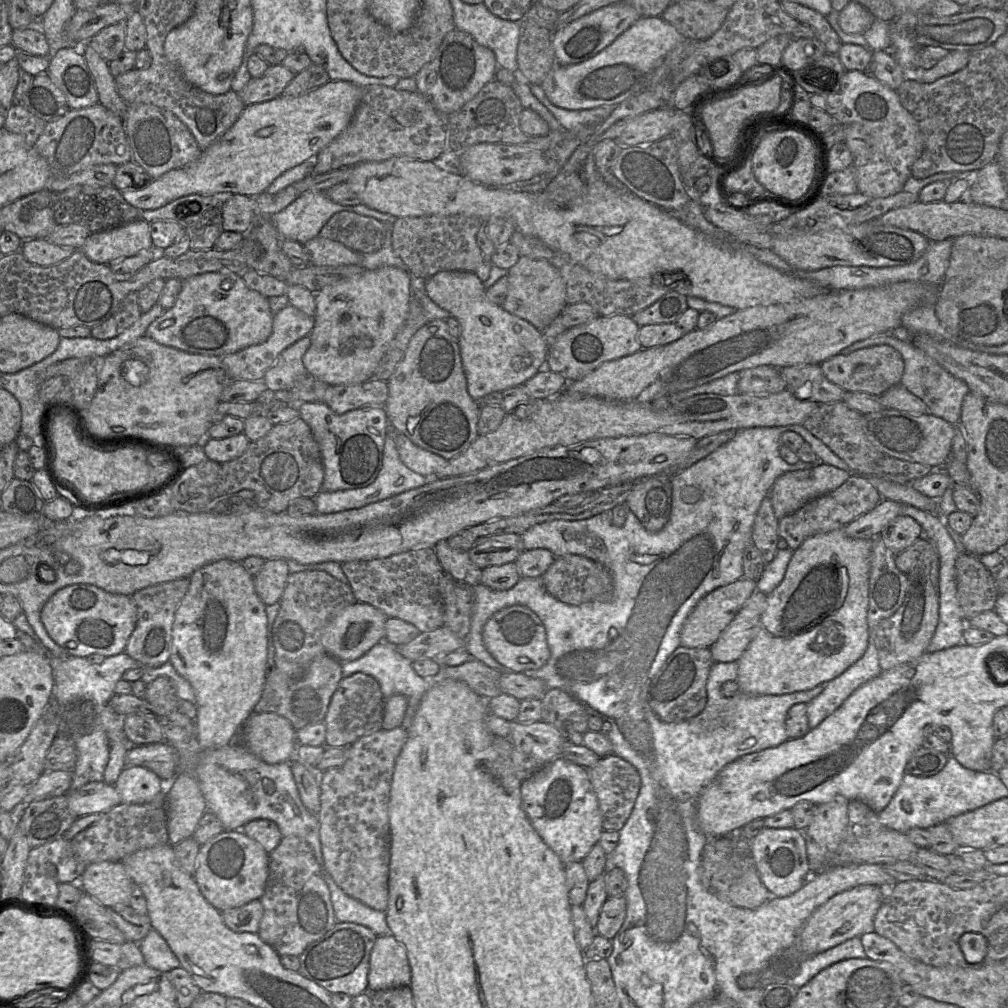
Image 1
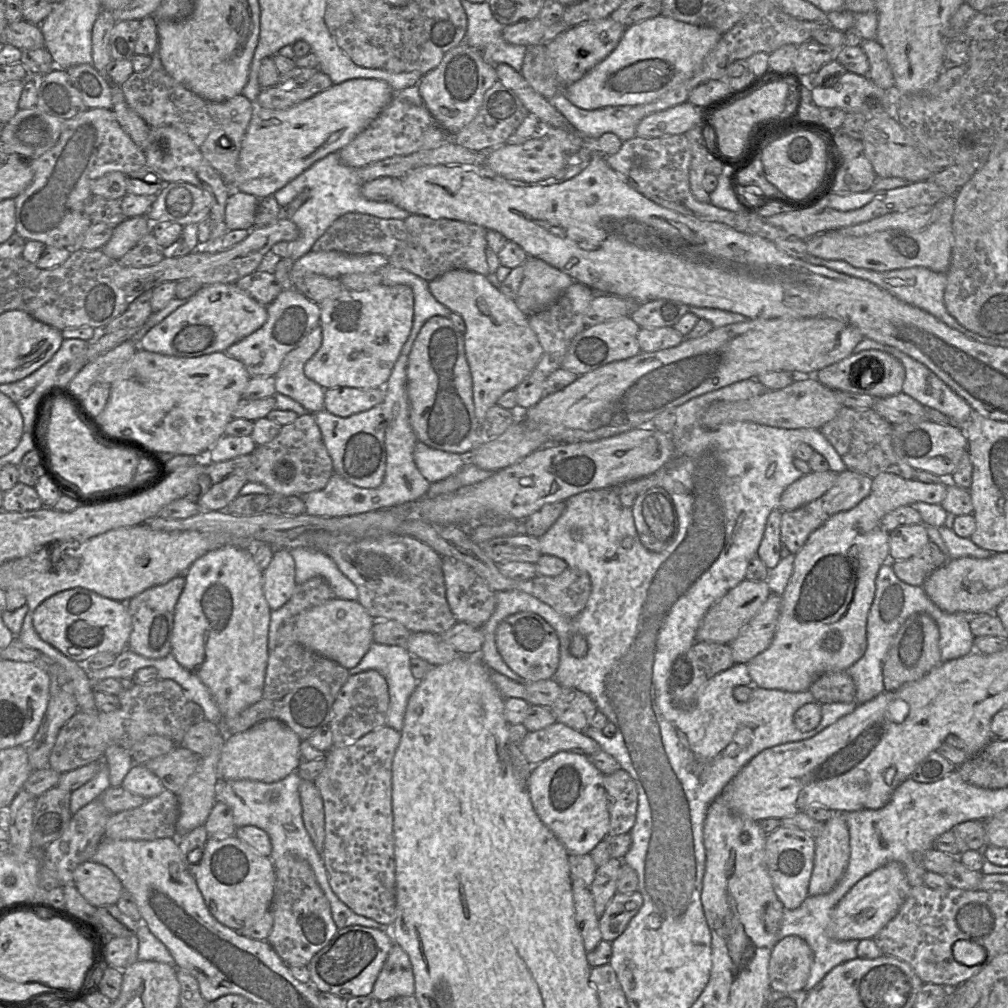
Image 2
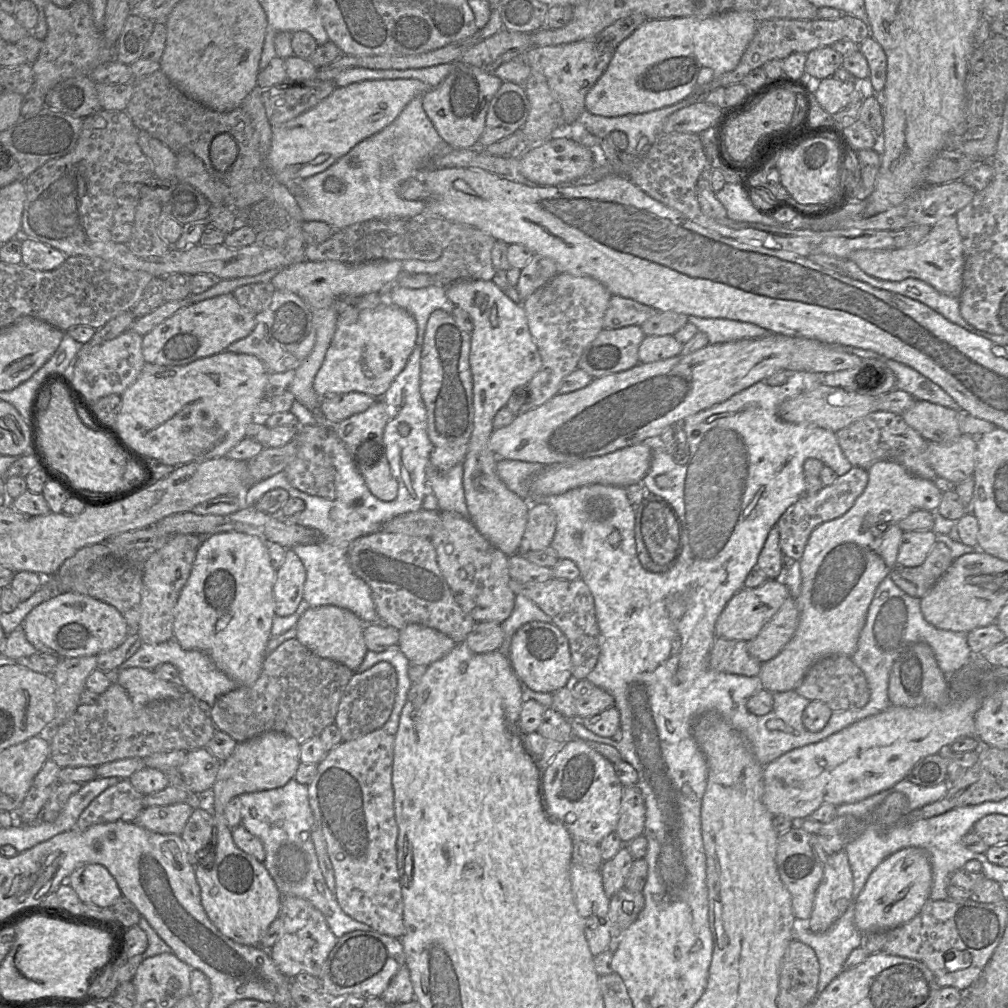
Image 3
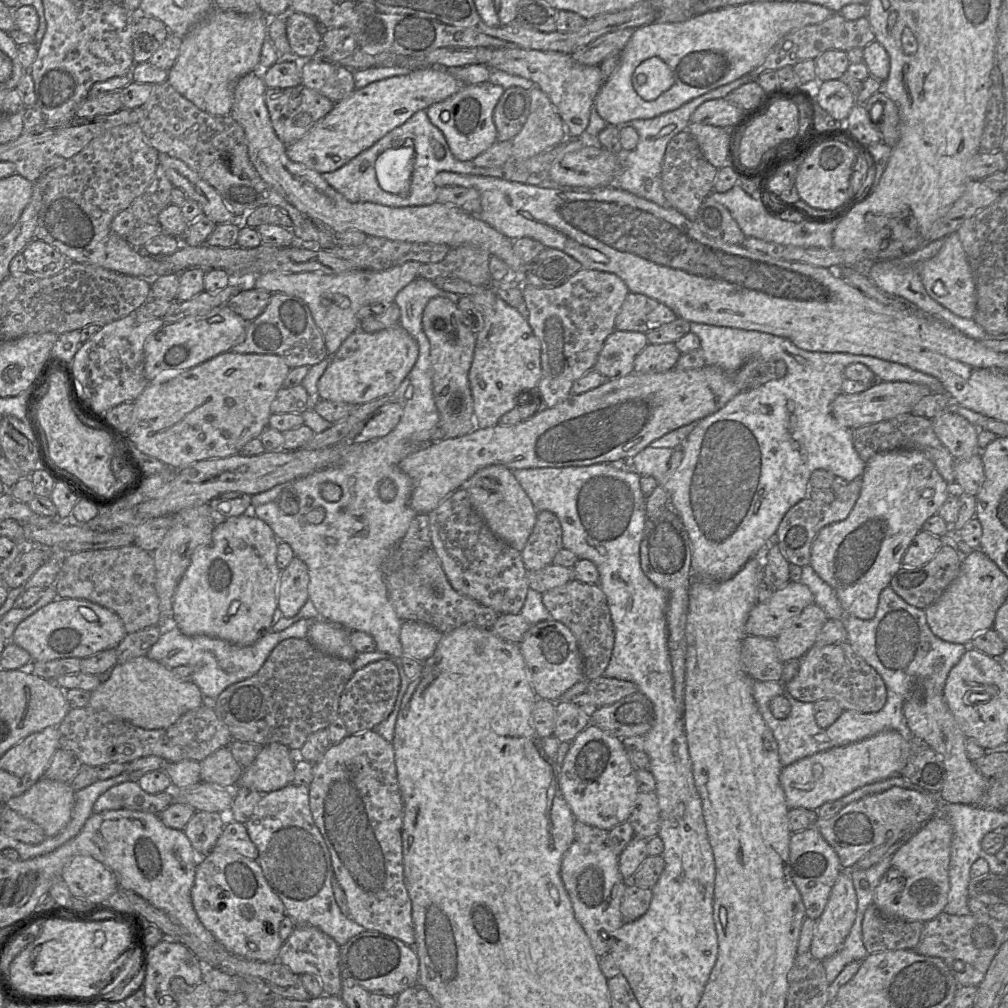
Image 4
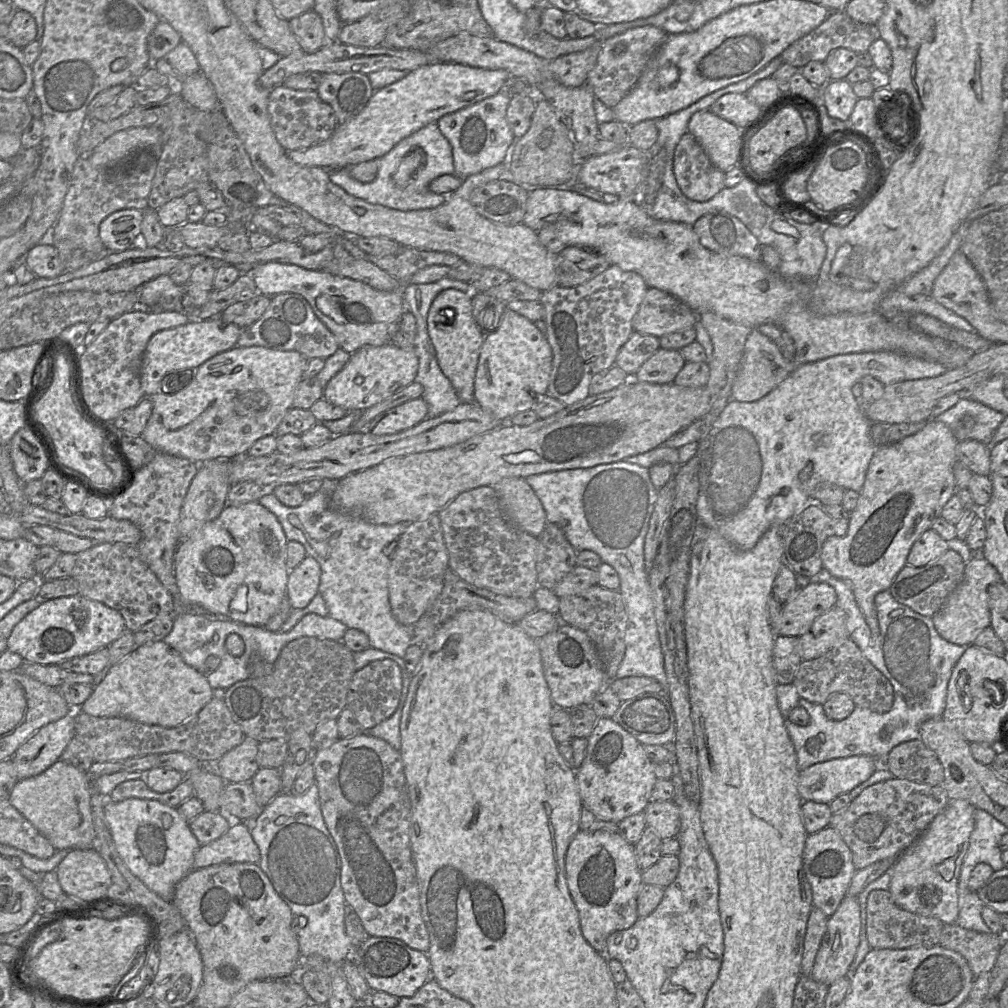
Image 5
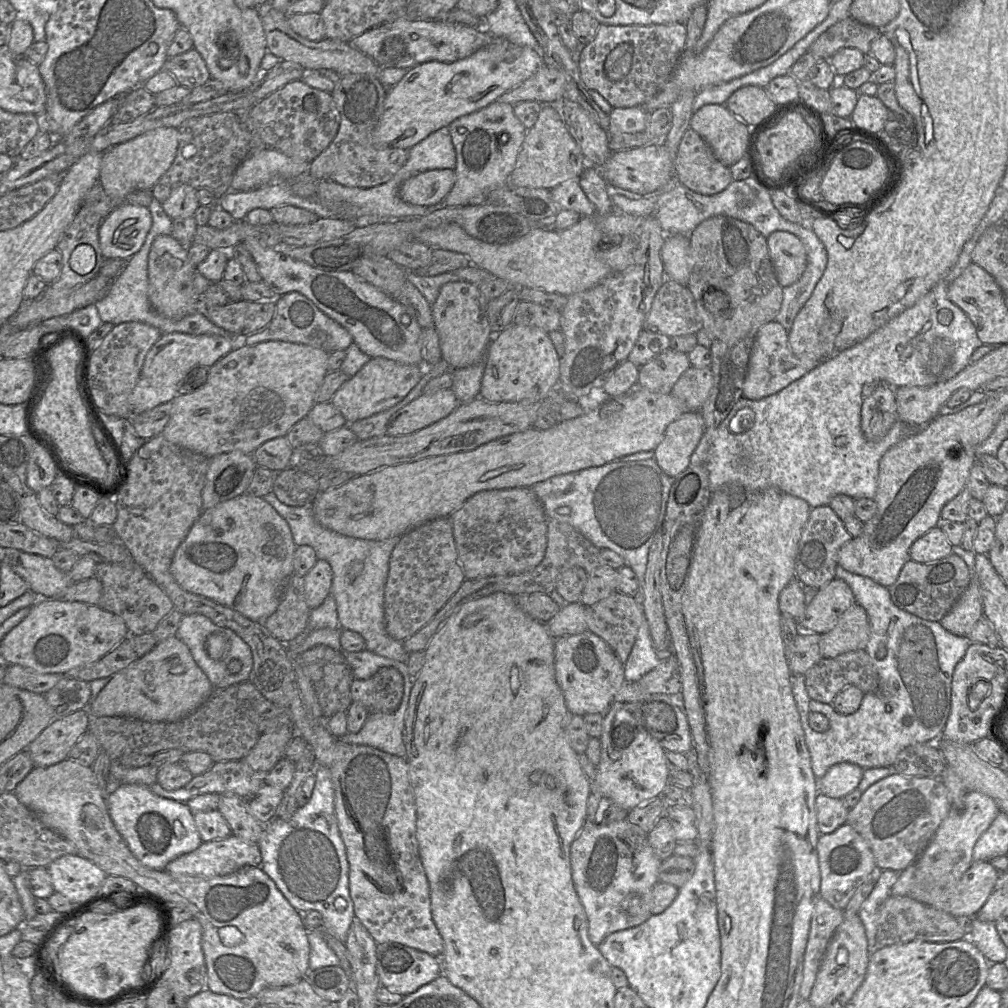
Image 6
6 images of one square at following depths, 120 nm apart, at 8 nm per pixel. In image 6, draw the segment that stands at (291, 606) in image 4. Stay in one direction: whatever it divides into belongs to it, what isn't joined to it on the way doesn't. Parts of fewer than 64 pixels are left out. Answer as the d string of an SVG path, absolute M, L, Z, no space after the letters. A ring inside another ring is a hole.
M318 559L303 578L306 603L310 609L314 609L330 594L333 581L331 566L328 562Z

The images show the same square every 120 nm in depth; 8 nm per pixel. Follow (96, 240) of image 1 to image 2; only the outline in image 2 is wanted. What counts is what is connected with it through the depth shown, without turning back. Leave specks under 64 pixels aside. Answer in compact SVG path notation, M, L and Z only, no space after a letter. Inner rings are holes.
M146 216L127 218L114 227L110 240L101 251L108 257L119 260L149 232L151 223Z

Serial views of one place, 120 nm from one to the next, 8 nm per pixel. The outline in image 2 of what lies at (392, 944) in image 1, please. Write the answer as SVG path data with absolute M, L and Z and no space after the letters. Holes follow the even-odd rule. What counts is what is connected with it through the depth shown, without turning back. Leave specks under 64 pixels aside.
M394 943L374 983L370 997L384 1001L411 995L414 995L412 965L407 953Z

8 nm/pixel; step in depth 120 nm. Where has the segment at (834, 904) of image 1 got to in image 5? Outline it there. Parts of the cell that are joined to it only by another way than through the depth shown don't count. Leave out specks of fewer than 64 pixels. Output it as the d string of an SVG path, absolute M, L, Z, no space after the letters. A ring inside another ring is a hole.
M950 800L926 830L896 858L887 872L891 876L888 891L898 907L937 918L944 924L956 924L959 913L958 879L975 826L975 809L966 800Z

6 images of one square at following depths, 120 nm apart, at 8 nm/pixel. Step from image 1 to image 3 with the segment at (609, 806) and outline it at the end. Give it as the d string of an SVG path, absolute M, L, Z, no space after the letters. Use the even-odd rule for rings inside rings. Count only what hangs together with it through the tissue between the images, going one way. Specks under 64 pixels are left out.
M624 786L620 805L620 818L616 827L623 845L644 832L646 806L641 789L637 786Z

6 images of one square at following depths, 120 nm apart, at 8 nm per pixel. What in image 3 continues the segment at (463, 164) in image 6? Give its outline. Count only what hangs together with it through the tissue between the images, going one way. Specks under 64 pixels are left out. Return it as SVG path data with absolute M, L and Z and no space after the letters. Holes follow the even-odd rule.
M459 61L455 64L456 67L439 85L422 95L422 106L438 134L452 148L479 148L477 144L485 127L490 101L503 80L475 66Z

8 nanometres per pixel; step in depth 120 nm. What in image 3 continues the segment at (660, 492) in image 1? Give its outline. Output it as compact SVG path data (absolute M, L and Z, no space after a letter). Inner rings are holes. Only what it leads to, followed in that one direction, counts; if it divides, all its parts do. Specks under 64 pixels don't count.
M646 493L635 509L636 552L642 567L652 573L664 573L677 562L682 550L682 528L672 505L665 499Z

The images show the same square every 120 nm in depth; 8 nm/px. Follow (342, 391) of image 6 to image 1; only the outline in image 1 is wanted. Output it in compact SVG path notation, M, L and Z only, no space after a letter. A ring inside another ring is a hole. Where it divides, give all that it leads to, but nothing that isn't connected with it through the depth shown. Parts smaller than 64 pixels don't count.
M383 266L375 270L365 269L363 273L357 276L326 285L320 291L314 294L314 326L309 334L311 344L302 358L303 365L306 368L307 372L330 386L358 384L374 378L375 371L377 370L391 341L393 340L397 332L400 330L408 316L409 302L412 298L410 274L403 269L392 266Z

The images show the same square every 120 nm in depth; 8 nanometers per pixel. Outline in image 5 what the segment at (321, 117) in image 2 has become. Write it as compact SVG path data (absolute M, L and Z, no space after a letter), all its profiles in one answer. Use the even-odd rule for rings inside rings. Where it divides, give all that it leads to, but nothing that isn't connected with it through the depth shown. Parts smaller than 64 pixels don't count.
M432 62L409 71L402 79L375 90L367 105L354 118L338 125L333 134L325 141L306 149L286 151L294 163L301 166L316 166L327 171L338 170L361 162L379 159L388 153L398 142L413 134L429 123L437 123L444 115L471 106L485 98L502 91L512 80L504 69L483 69L454 62Z

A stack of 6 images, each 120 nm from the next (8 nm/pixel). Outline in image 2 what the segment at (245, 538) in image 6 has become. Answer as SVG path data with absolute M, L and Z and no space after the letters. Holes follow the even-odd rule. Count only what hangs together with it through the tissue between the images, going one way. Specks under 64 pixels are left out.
M226 545L198 558L185 573L185 587L174 612L171 652L185 669L196 674L213 696L221 719L231 719L262 695L268 662L270 608L263 591L263 570L248 549Z

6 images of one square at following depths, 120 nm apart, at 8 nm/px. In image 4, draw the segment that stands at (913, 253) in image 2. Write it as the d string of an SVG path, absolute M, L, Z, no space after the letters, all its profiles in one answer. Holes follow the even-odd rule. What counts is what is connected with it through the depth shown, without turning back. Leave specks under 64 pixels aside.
M957 232L945 237L943 246L935 256L917 263L915 267L932 299L957 316L974 318L977 303L976 282Z

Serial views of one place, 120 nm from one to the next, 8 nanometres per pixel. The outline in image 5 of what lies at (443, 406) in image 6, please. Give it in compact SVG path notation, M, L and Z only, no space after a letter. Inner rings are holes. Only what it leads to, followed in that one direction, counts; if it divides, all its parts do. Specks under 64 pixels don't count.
M420 397L400 404L380 415L380 419L372 427L374 435L389 435L404 431L427 418L428 406Z

